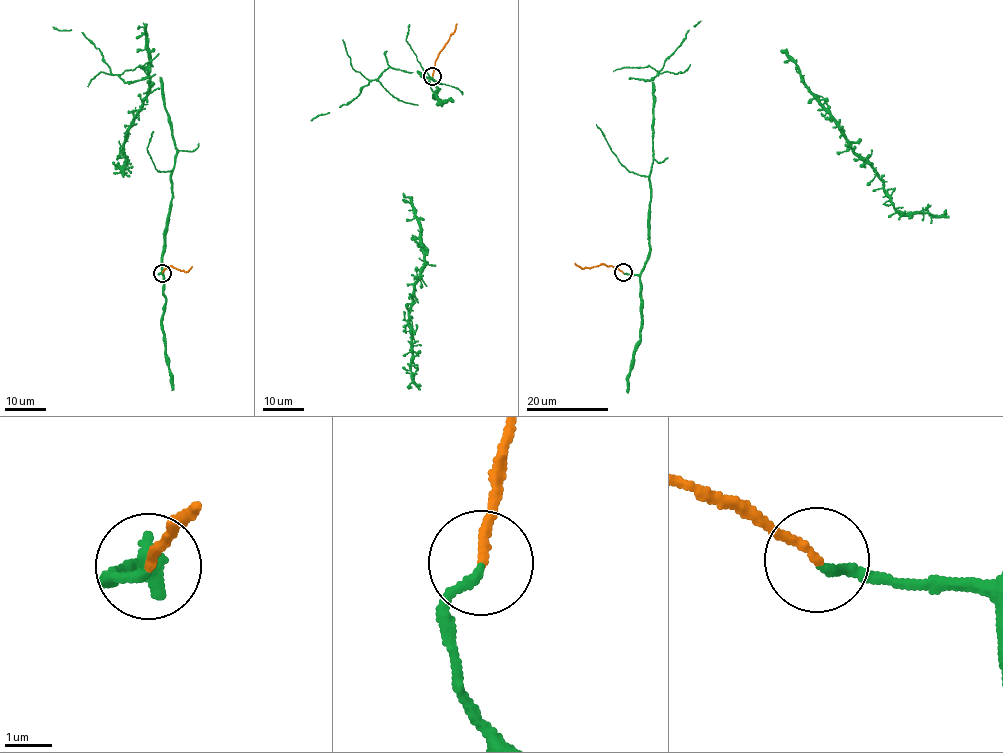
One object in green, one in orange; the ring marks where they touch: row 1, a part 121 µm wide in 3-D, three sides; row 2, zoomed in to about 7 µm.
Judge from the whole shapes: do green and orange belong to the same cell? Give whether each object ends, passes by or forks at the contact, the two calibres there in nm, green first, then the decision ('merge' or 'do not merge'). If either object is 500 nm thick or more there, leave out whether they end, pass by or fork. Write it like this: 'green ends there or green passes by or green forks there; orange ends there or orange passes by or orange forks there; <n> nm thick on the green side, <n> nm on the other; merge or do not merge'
green ends there; orange ends there; 200 nm thick on the green side, 190 nm on the other; merge

